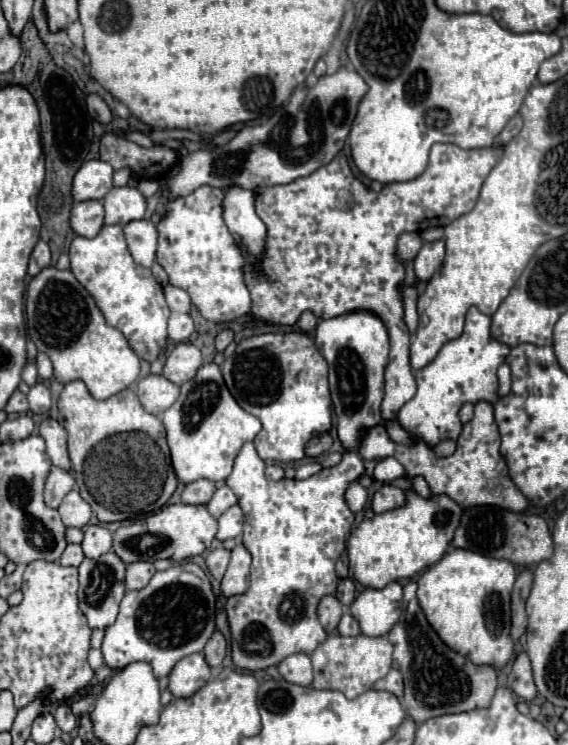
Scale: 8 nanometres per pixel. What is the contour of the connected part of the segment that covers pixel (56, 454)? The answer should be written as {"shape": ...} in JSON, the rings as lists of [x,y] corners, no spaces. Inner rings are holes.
{"shape":[[[45,418],[39,424],[39,434],[43,436],[43,440],[47,444],[47,454],[49,454],[51,462],[59,468],[69,470],[71,460],[67,454],[67,432],[65,432],[63,424],[59,424],[55,418]]]}

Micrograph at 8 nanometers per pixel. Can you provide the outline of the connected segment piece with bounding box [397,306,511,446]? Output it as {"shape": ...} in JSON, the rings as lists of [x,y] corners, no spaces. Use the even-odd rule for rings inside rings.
{"shape":[[[475,306],[469,308],[463,334],[447,342],[429,366],[415,372],[417,394],[403,404],[397,422],[431,446],[441,440],[457,440],[461,404],[475,404],[481,400],[495,404],[499,400],[497,368],[505,362],[509,352],[511,348],[507,344],[491,336],[491,316],[479,312]]]}

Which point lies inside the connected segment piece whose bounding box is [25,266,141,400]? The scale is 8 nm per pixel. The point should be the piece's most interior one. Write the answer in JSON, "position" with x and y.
{"position":[63,320]}

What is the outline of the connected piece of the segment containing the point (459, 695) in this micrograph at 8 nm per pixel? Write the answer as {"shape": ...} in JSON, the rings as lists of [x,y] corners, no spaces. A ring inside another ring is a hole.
{"shape":[[[407,582],[403,588],[403,614],[387,634],[387,640],[393,644],[393,660],[405,678],[405,702],[409,714],[417,724],[421,724],[433,716],[457,714],[487,706],[497,688],[495,668],[487,664],[477,666],[467,656],[451,650],[427,622],[415,592],[417,584]]]}

